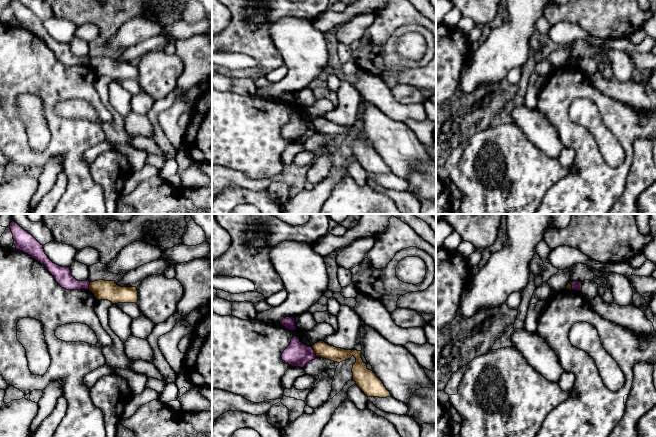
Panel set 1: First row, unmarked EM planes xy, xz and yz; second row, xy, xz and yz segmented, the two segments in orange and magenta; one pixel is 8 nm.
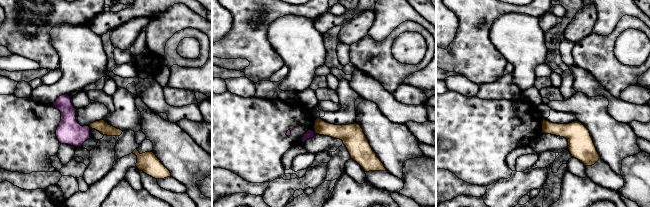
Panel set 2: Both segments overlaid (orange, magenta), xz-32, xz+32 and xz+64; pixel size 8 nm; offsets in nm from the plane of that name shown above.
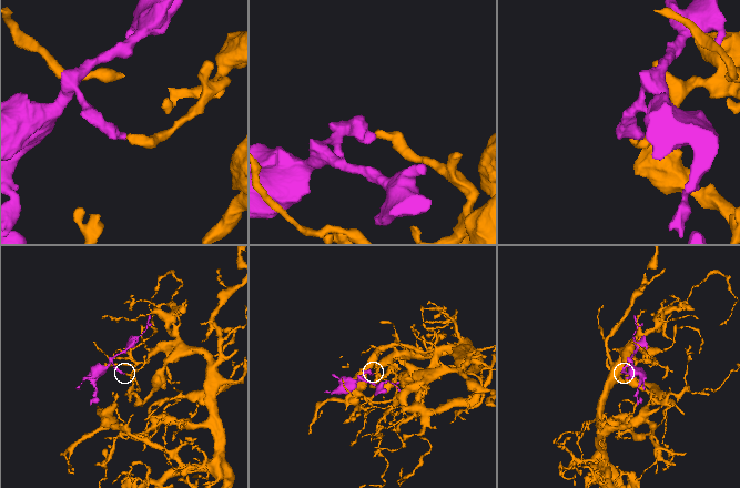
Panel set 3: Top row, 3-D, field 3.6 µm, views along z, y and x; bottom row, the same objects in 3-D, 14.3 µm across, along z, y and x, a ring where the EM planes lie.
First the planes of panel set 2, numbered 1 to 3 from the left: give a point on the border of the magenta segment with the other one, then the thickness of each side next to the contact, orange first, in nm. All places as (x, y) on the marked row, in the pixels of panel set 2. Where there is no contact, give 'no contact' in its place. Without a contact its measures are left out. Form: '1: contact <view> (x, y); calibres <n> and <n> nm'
1: no contact
2: no contact
3: no contact

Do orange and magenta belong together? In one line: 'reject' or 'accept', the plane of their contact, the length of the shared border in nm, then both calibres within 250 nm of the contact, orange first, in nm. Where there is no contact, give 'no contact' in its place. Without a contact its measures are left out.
reject | xz | 90 nm | 120/200 nm

